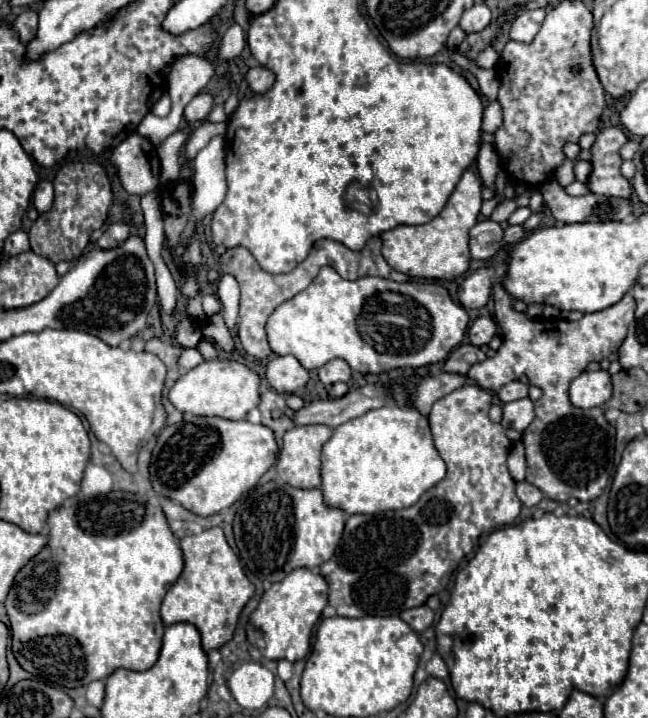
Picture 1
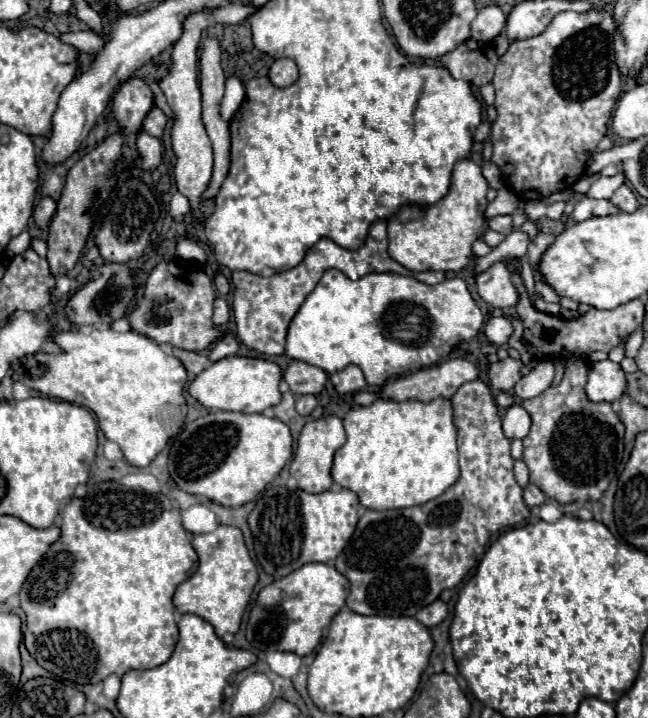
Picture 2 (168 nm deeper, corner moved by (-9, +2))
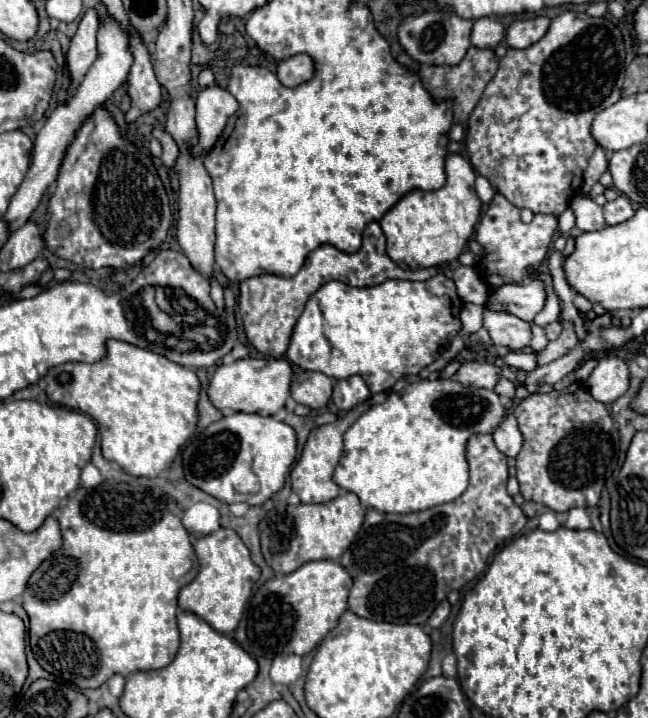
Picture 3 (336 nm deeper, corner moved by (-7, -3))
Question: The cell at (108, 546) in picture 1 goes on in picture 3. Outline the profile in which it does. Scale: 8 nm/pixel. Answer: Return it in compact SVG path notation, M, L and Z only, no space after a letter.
M104 482L90 490L78 488L68 498L60 516L64 544L30 576L22 596L30 618L30 648L46 672L82 690L98 688L114 674L158 670L174 660L180 646L176 598L182 580L196 568L194 548L180 516L182 508L174 498L158 498L138 482Z

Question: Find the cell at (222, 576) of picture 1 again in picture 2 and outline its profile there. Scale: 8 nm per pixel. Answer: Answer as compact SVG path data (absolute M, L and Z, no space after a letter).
M220 525L212 533L196 535L192 539L192 545L198 553L198 569L176 589L174 605L180 613L204 617L208 623L212 623L218 637L224 637L226 633L236 633L244 609L250 601L252 589L258 581L258 571L246 549L244 535L238 527Z

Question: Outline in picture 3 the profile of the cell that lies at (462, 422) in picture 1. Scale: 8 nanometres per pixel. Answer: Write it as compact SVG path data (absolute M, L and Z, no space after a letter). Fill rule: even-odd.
M474 434L466 446L466 460L470 484L458 500L402 516L366 512L356 540L340 558L354 580L348 598L354 614L394 624L424 624L448 590L458 590L476 578L486 568L488 554L526 526L528 518L506 492L508 462L494 446L492 434ZM484 546L490 546L490 552L480 550Z

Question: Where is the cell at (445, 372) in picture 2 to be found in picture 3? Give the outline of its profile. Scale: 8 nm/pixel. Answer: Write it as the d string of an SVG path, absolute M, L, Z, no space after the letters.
M464 362L460 370L452 376L456 382L462 382L462 386L478 386L478 388L494 388L494 384L500 378L500 368L490 362Z

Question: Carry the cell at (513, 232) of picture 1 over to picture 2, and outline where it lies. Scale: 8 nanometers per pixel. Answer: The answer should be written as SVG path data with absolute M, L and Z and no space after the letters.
M494 263L486 273L476 277L478 295L492 307L498 309L514 309L518 305L518 289L512 283L510 271L504 263Z

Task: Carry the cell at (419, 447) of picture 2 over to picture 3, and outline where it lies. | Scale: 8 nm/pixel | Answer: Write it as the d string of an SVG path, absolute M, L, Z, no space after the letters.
M420 380L390 394L382 404L364 412L344 434L344 454L332 480L356 494L364 508L376 508L388 514L408 514L456 500L468 486L468 464L464 458L466 442L472 434L494 432L504 420L504 406L494 390L466 388L454 380Z

